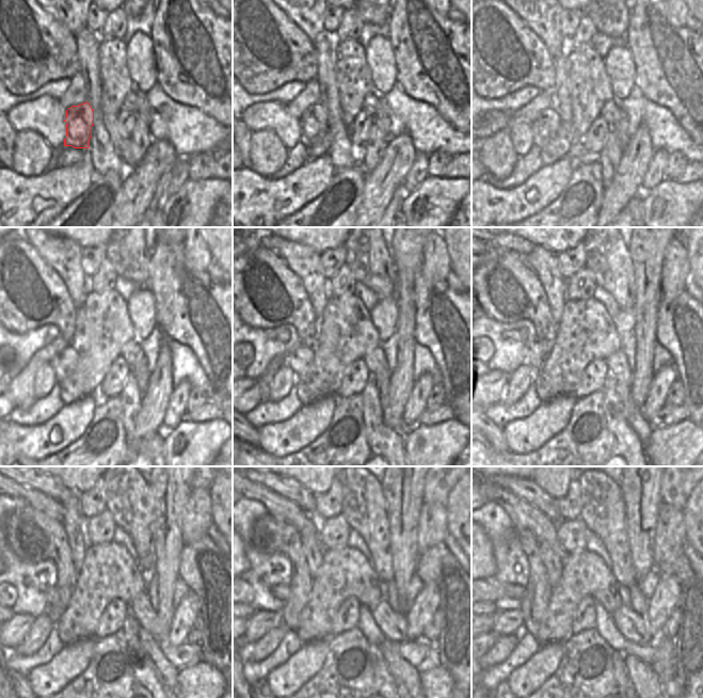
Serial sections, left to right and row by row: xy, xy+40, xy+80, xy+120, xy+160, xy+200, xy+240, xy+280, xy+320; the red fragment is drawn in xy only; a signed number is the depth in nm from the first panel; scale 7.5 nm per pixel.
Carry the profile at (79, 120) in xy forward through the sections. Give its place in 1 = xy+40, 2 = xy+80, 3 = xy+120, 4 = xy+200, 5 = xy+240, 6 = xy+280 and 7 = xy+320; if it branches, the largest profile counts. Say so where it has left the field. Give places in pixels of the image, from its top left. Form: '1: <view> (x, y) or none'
1: xy+40 (314, 124)
2: xy+80 (546, 125)
3: xy+120 (65, 362)
4: xy+200 (534, 359)
5: xy+240 (51, 593)
6: xy+280 (281, 591)
7: xy+320 (493, 589)

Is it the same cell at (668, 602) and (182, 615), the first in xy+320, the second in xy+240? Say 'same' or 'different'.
same

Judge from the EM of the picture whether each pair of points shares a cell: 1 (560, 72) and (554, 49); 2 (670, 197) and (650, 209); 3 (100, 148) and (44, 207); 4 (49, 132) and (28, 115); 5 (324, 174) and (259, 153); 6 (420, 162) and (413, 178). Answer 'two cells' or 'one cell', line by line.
1: two cells
2: one cell
3: two cells
4: one cell
5: two cells
6: one cell

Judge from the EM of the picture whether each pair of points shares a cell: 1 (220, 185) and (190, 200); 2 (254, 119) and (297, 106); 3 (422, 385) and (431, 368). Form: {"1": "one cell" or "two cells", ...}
{"1": "one cell", "2": "two cells", "3": "two cells"}

